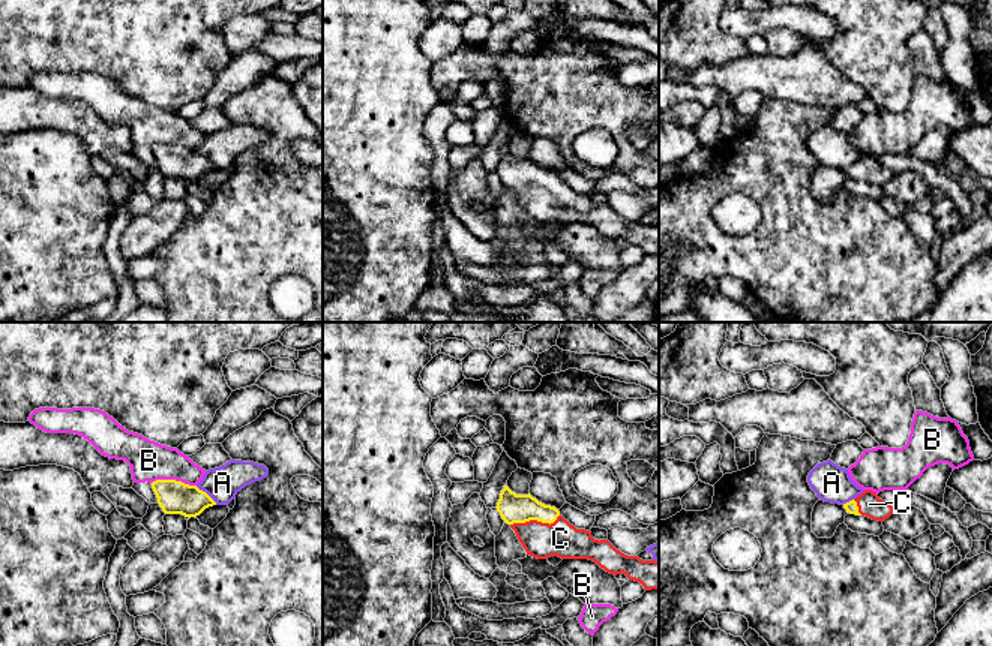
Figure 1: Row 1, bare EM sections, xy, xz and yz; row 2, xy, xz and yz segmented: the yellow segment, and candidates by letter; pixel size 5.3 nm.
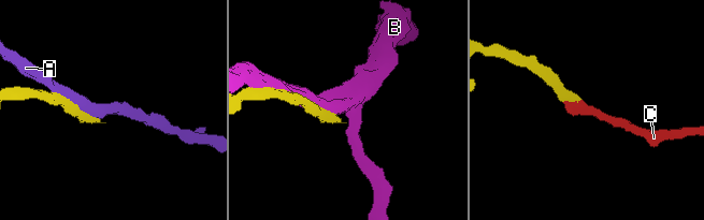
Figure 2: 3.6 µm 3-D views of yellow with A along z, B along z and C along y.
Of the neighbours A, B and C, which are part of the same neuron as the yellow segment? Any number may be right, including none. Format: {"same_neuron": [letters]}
{"same_neuron": ["C"]}

